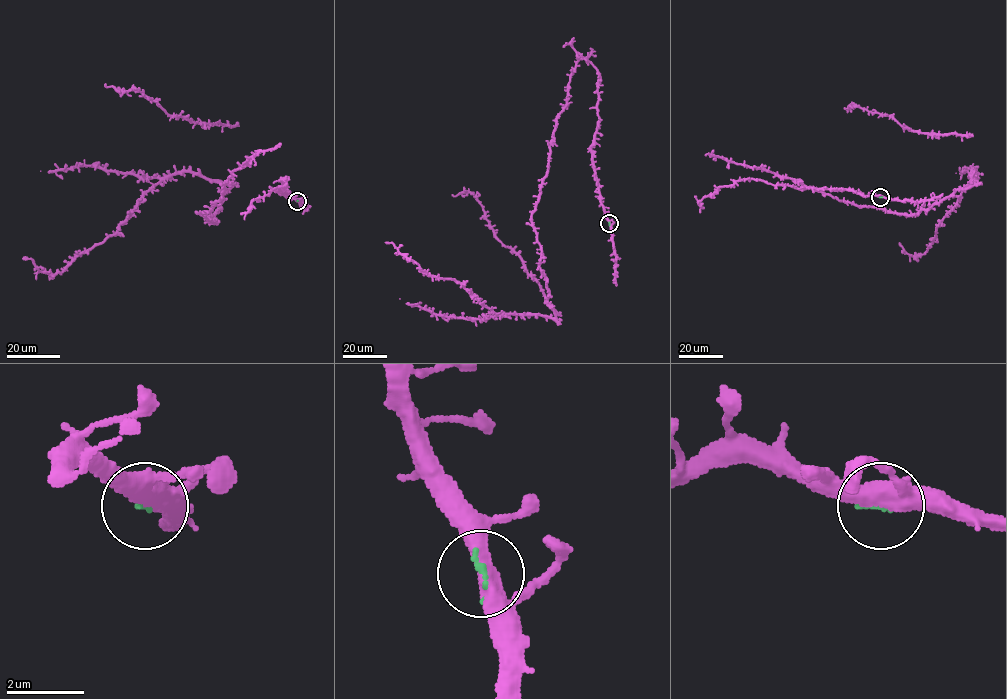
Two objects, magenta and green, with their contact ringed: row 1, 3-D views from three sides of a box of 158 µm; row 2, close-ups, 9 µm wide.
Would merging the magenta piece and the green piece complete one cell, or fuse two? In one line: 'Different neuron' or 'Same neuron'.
Same neuron

